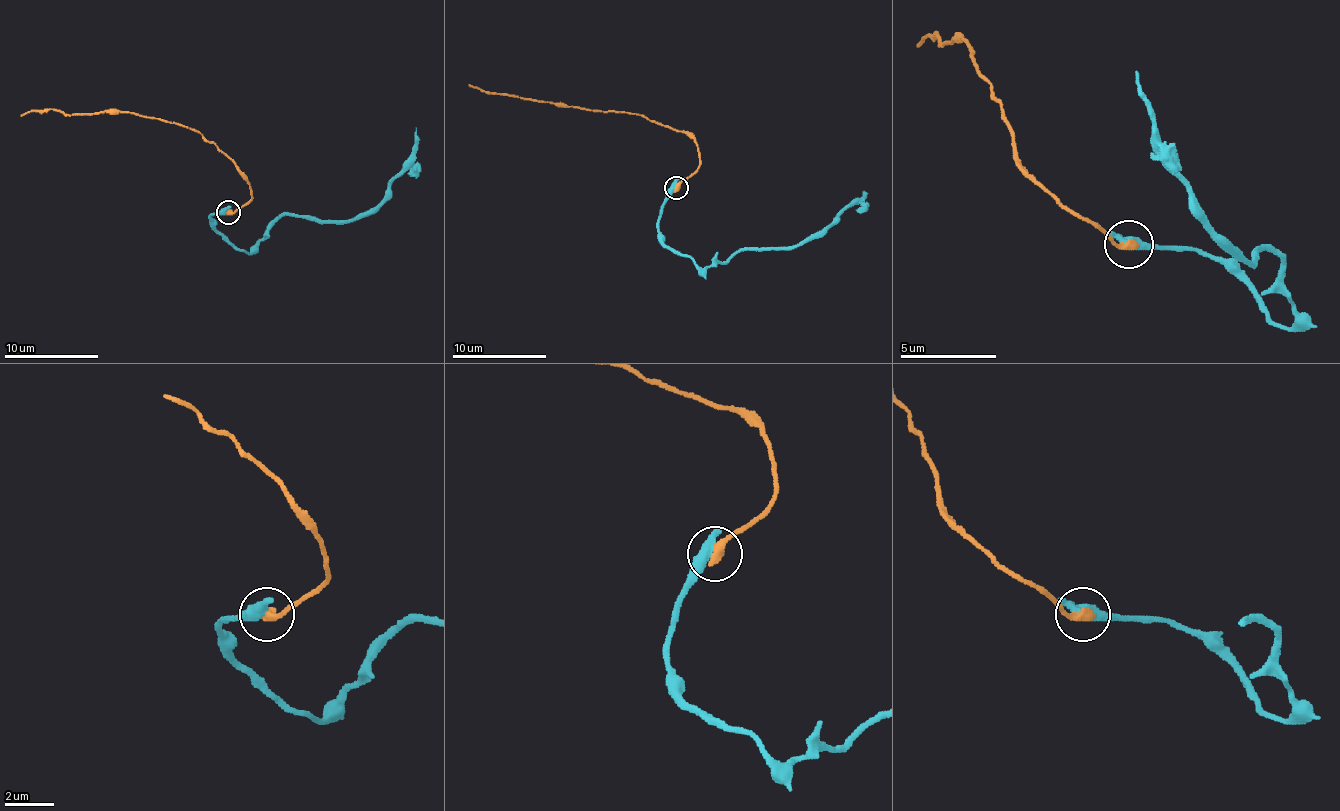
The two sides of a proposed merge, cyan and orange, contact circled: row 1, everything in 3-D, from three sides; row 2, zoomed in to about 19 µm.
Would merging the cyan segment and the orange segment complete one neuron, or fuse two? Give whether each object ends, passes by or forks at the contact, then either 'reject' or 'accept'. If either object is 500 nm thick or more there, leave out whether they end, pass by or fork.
reject

